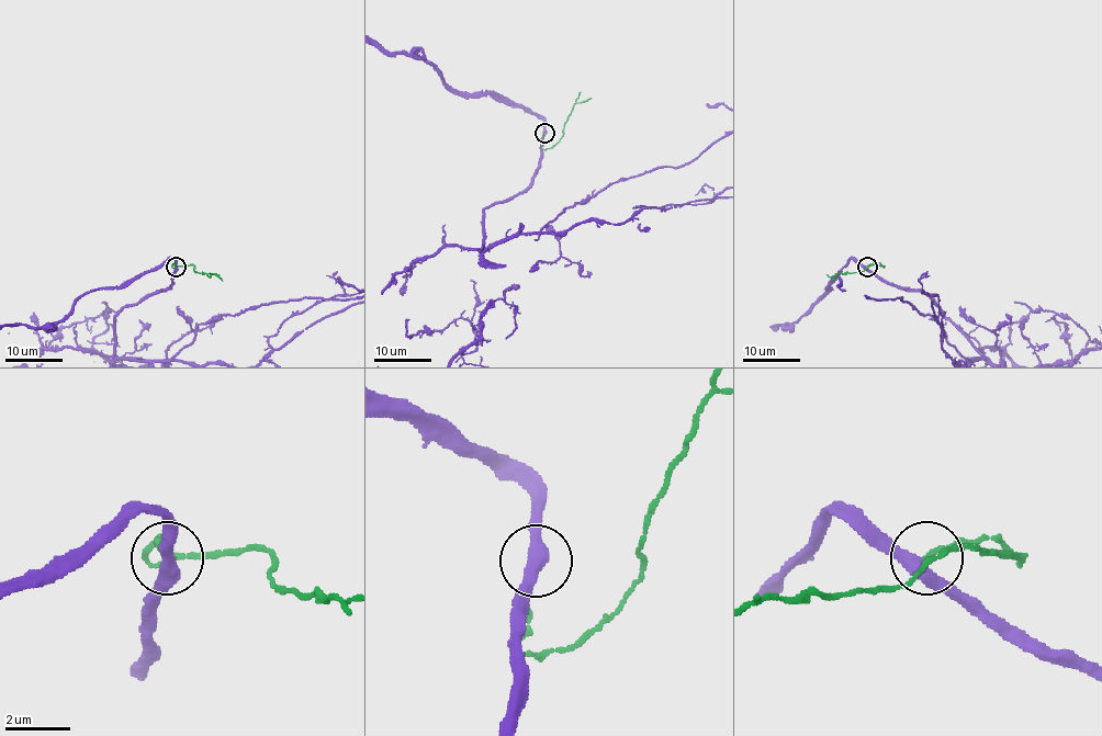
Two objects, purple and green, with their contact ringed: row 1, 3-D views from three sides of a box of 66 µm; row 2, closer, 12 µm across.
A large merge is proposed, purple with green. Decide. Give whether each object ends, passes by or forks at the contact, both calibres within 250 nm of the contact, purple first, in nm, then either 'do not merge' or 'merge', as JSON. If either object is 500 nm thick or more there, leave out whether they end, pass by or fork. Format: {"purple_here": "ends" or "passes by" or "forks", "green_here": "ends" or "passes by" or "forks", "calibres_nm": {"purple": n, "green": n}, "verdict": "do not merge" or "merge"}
{"purple_here": "passes by", "green_here": "ends", "calibres_nm": {"purple": 400, "green": 130}, "verdict": "do not merge"}

